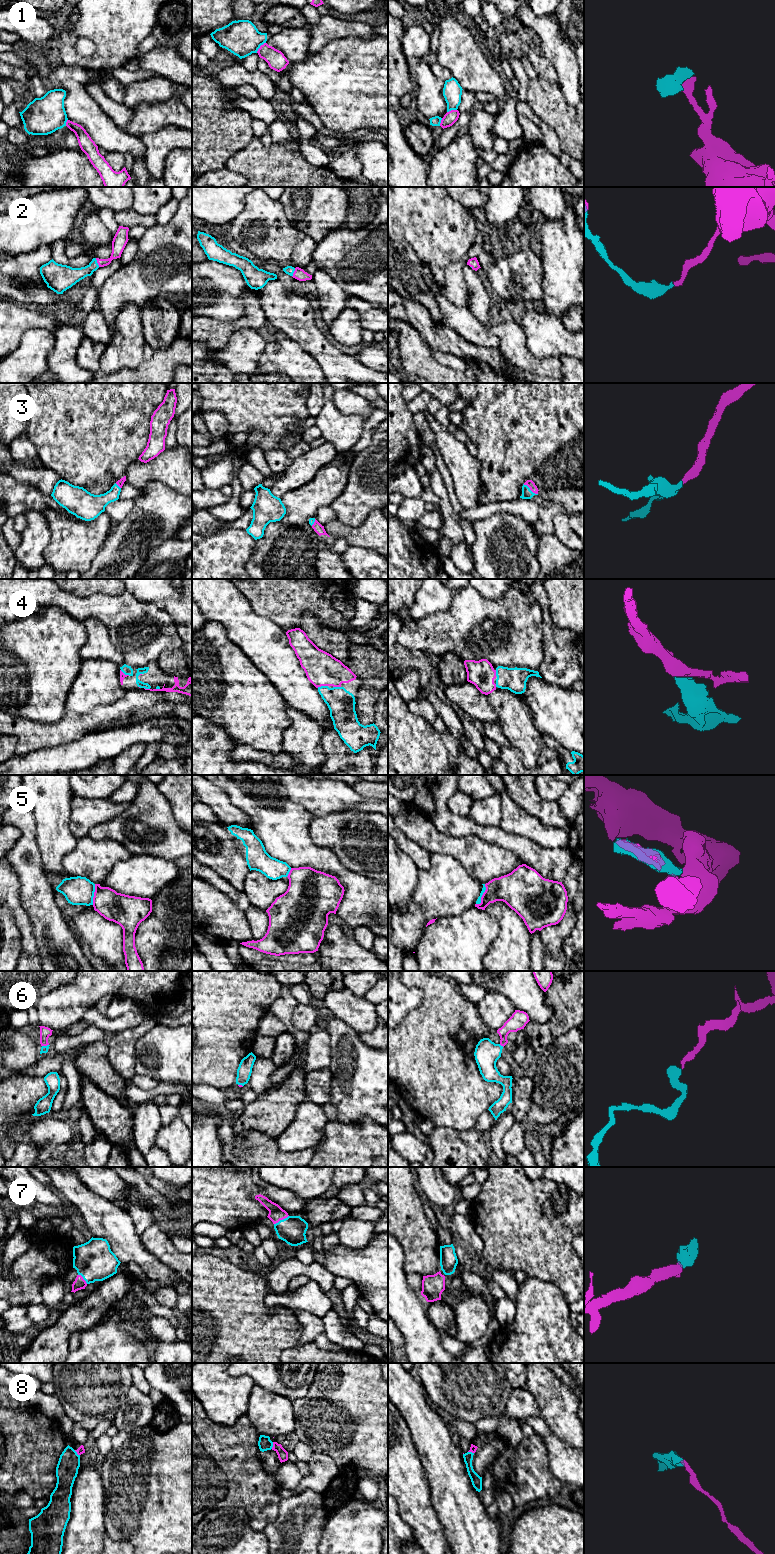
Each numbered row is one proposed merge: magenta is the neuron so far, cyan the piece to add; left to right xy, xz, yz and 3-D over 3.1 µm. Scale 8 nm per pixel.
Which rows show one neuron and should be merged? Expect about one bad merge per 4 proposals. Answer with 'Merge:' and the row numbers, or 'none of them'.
Merge: 2, 3, 4, 6, 7

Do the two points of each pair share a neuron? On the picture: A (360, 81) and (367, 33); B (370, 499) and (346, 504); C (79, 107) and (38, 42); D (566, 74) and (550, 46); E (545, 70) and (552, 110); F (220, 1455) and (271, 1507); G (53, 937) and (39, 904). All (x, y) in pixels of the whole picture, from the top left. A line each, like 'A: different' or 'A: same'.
A: different
B: same
C: different
D: same
E: different
F: same
G: same

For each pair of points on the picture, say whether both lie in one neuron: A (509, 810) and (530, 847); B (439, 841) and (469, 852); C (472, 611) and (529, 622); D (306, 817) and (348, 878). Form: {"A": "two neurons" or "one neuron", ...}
{"A": "two neurons", "B": "one neuron", "C": "one neuron", "D": "one neuron"}

